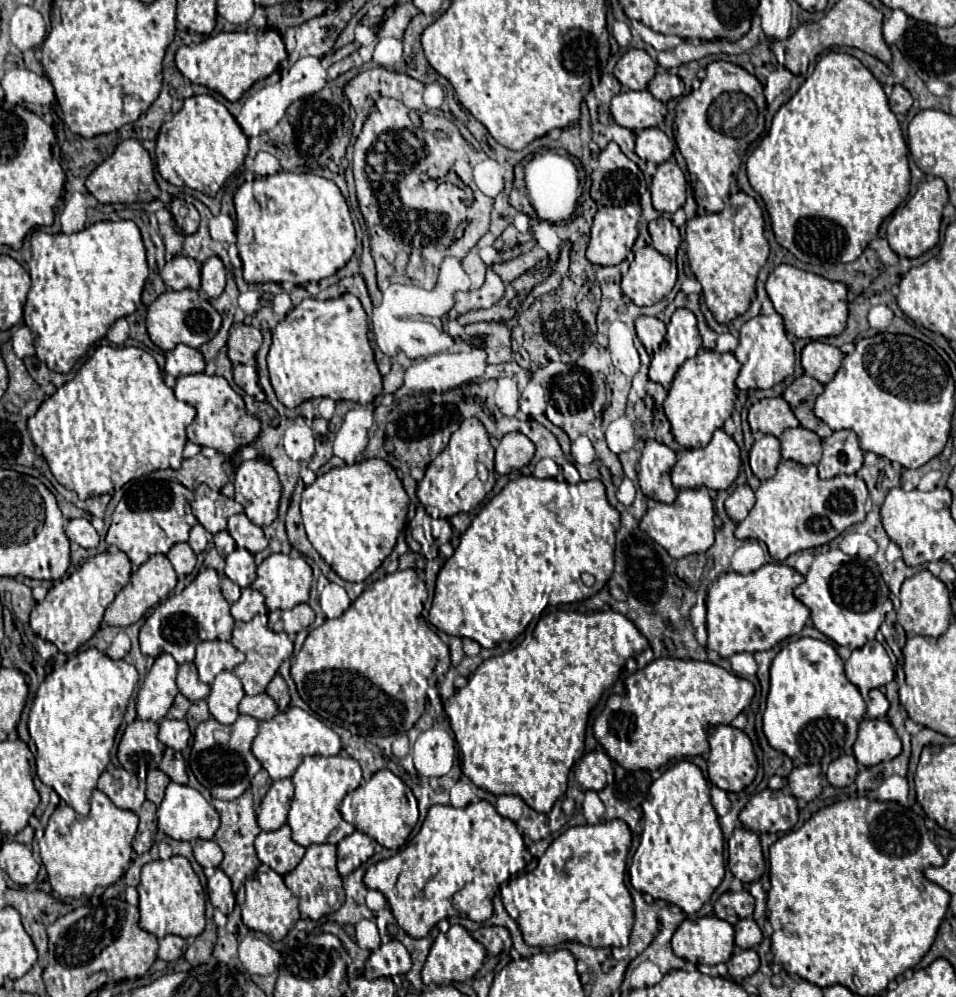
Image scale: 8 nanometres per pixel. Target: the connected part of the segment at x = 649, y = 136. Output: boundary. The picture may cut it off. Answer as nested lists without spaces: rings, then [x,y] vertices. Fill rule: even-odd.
[[[645,128],[637,132],[635,152],[641,160],[651,160],[655,164],[661,164],[671,158],[674,148],[674,141],[667,138],[667,134],[659,128]]]

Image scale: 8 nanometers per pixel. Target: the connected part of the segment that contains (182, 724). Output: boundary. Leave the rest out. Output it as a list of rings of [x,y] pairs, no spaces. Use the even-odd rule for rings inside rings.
[[[163,718],[159,722],[159,732],[157,732],[157,738],[169,746],[169,748],[175,748],[175,750],[183,750],[189,742],[189,726],[185,720],[169,720],[169,718]]]

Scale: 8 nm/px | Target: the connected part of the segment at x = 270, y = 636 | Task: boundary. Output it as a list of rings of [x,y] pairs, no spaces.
[[[255,616],[249,622],[235,622],[231,644],[245,654],[245,662],[241,662],[233,672],[241,680],[245,694],[249,696],[261,694],[267,688],[267,684],[273,680],[273,676],[277,674],[281,662],[293,654],[293,642],[289,640],[289,636],[285,632],[269,630],[267,616]]]

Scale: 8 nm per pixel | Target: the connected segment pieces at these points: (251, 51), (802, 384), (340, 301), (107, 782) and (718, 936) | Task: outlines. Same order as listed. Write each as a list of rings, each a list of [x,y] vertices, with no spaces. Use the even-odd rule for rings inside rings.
[[[267,28],[263,32],[219,32],[215,36],[205,38],[199,44],[181,46],[176,55],[175,63],[181,74],[192,83],[207,86],[223,94],[227,100],[239,100],[257,80],[273,74],[279,64],[287,58],[285,44],[279,32]]]
[[[799,376],[793,380],[793,384],[785,390],[783,398],[791,404],[791,410],[795,412],[797,420],[801,422],[803,428],[819,432],[819,426],[823,424],[815,414],[813,414],[813,406],[817,396],[823,392],[823,384],[819,384],[815,378],[811,376]]]
[[[343,294],[333,300],[317,300],[305,298],[299,306],[293,306],[291,312],[277,324],[273,332],[273,344],[267,356],[269,376],[277,398],[287,406],[295,408],[309,398],[331,398],[331,400],[353,400],[361,404],[369,404],[383,392],[381,374],[375,364],[373,348],[367,338],[367,314],[353,294]]]
[[[117,766],[101,774],[97,788],[105,792],[117,808],[137,812],[145,802],[145,784],[139,784],[137,774]]]
[[[703,916],[695,920],[687,918],[677,928],[671,944],[679,958],[691,964],[715,966],[733,956],[733,934],[733,926],[717,916]]]

